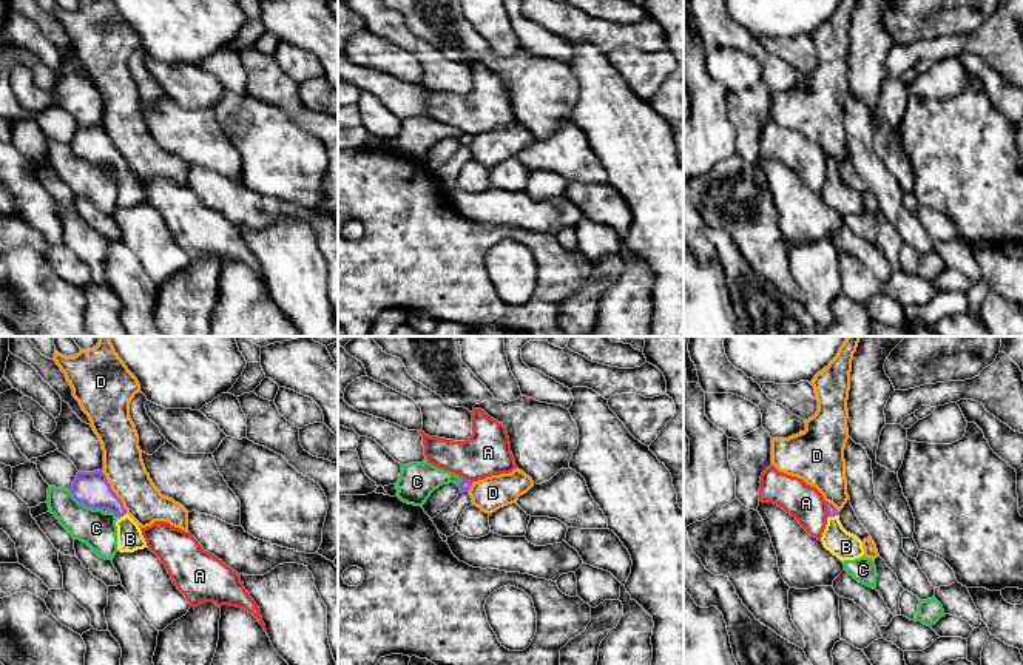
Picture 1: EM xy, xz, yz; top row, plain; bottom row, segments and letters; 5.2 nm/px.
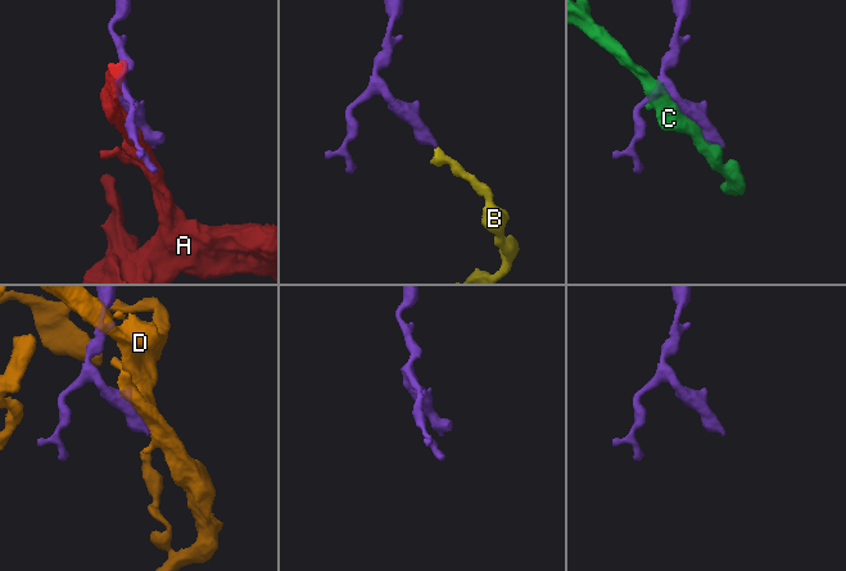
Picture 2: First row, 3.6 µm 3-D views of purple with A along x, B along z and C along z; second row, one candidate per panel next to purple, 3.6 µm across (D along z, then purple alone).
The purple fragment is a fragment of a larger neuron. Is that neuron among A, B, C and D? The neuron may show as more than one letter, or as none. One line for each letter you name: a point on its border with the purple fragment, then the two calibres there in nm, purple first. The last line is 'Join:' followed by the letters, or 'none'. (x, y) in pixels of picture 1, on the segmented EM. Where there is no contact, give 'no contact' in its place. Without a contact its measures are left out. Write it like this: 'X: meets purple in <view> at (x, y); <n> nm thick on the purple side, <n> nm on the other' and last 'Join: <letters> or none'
B: meets purple in xy at (121, 516); 180 nm thick on the purple side, 140 nm on the other
Join: B

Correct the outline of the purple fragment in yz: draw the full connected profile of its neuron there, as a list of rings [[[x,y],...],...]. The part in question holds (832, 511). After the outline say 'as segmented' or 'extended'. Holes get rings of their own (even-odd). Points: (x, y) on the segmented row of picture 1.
[[[825,503],[829,517],[821,537],[824,548],[836,555],[841,562],[863,557],[863,542],[842,528],[838,509],[832,503]]]; extended

